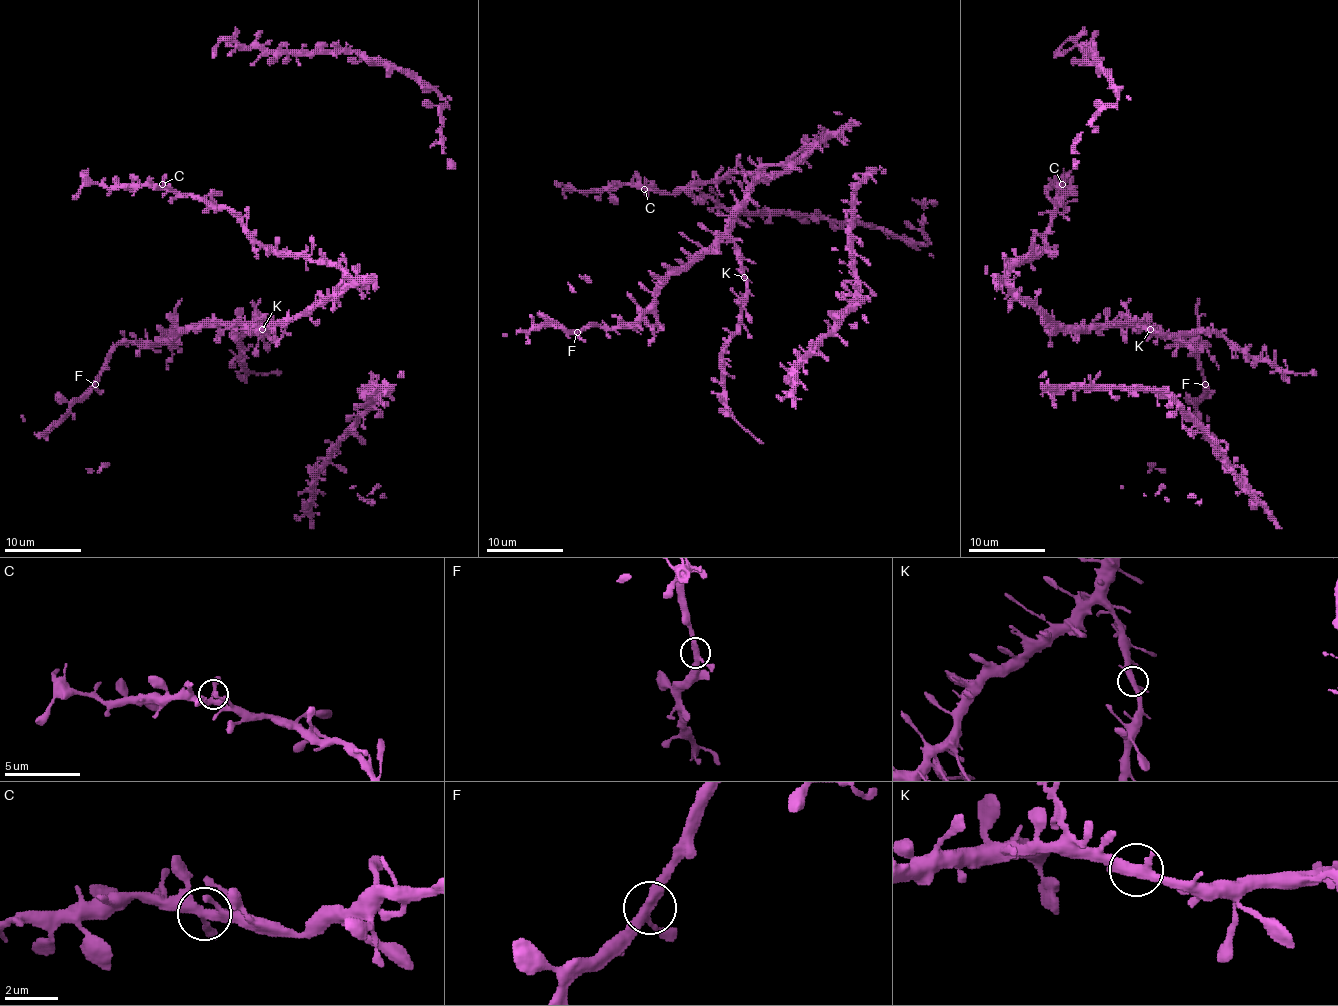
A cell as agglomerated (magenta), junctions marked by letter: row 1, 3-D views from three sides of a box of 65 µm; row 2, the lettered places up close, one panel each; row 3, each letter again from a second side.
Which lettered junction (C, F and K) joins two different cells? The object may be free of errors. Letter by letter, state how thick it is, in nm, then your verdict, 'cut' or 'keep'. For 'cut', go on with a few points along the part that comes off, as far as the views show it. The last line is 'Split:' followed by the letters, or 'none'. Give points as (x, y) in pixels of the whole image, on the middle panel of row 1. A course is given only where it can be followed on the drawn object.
C: calibre 320 nm; keep
F: calibre 320 nm; keep
K: calibre 320 nm; keep
Split: none

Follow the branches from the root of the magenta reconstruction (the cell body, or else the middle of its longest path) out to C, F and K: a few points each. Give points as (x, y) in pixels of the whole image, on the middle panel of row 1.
C: (759, 168), (753, 171), (732, 171), (709, 181), (694, 181), (671, 194), (644, 189)
F: (759, 168), (786, 166), (799, 152), (826, 141), (761, 179), (736, 221), (683, 263), (633, 322), (578, 332)
K: (759, 168), (786, 166), (799, 152), (826, 141), (761, 179), (738, 212), (730, 240), (744, 277)

